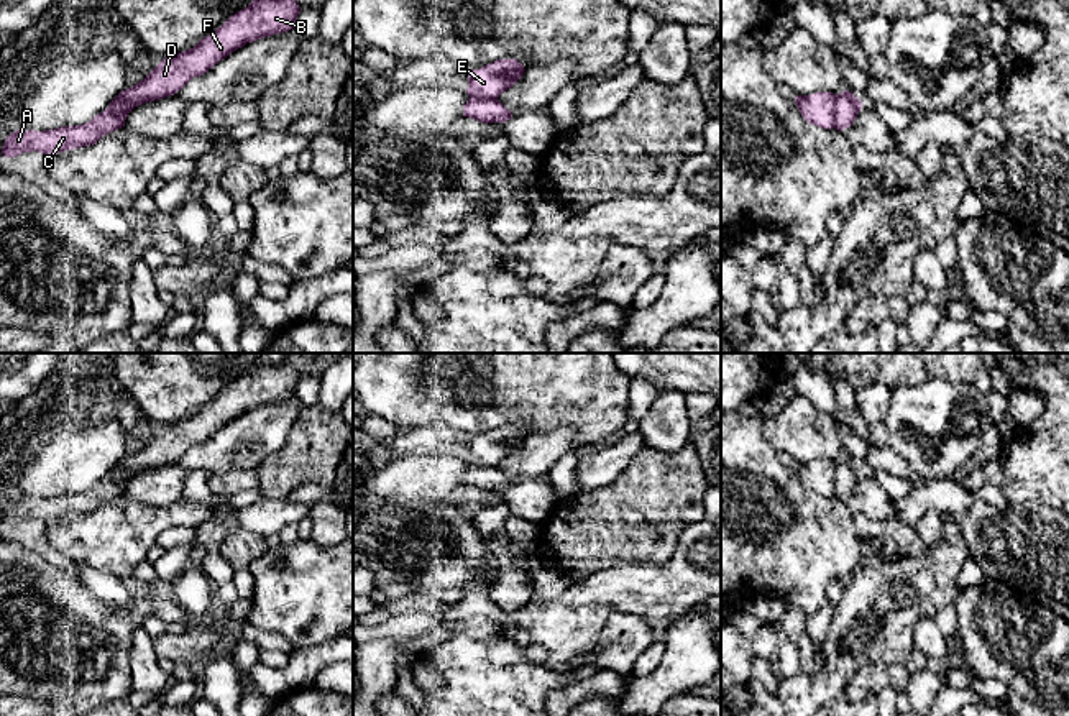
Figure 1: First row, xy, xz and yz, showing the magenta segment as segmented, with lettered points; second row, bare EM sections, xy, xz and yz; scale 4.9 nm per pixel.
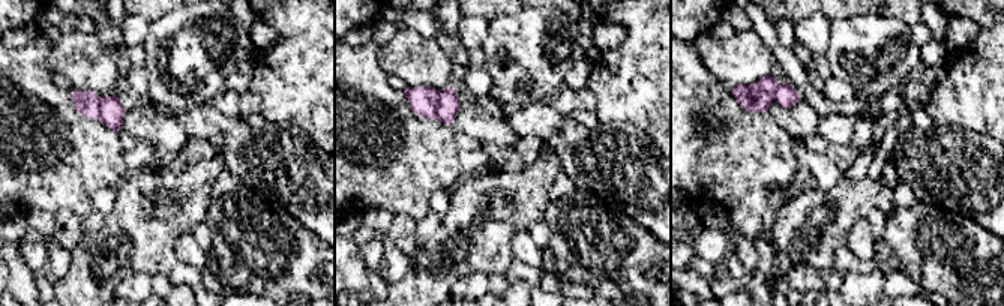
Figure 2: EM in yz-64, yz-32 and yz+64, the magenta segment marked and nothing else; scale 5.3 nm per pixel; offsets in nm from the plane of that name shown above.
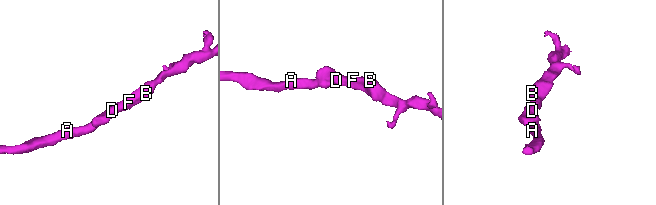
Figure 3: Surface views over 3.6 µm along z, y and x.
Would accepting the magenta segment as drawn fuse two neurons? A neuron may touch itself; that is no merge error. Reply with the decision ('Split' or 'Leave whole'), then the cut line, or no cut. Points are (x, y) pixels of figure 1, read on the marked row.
Split. Split along yz (838, 96), (833, 127)

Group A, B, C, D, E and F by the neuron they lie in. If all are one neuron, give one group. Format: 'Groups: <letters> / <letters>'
Groups: A C / B D E F

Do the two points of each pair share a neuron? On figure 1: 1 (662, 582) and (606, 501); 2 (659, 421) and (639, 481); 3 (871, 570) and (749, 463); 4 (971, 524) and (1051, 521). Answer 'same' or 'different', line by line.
1: different
2: different
3: different
4: same

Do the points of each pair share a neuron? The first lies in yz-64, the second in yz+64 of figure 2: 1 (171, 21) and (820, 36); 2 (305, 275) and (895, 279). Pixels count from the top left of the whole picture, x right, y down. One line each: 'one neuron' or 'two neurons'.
1: two neurons
2: two neurons

